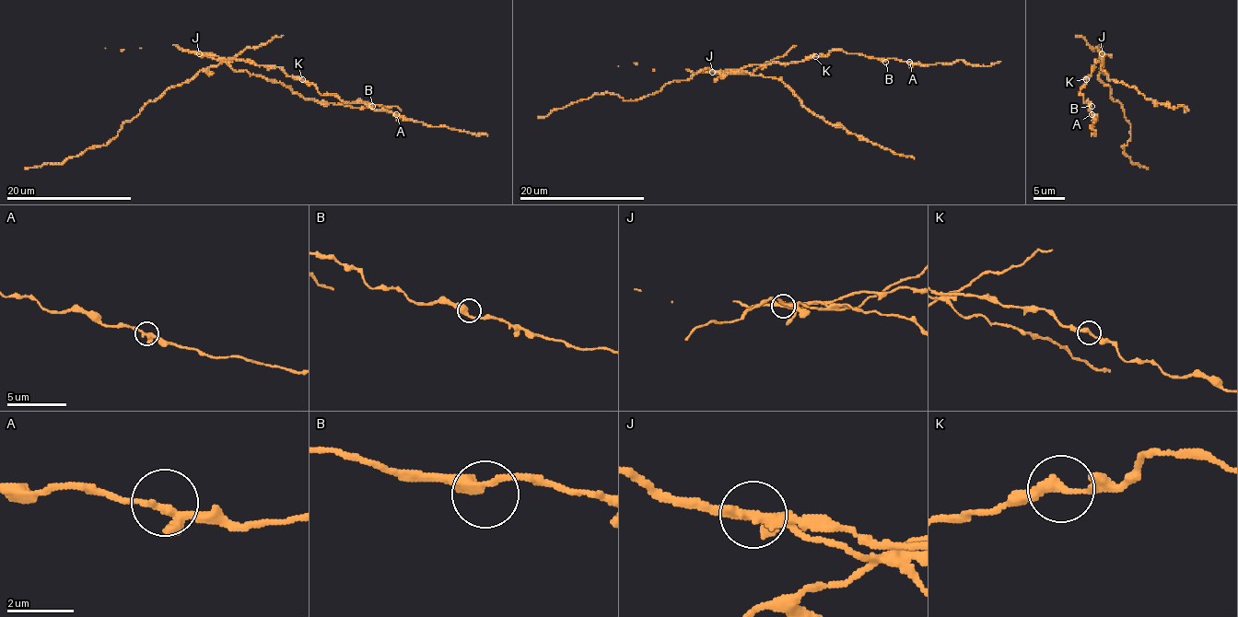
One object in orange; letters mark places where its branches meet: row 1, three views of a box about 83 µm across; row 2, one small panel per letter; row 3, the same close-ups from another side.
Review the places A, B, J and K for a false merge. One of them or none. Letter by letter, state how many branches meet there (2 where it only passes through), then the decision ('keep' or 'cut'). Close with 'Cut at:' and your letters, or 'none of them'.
A: 3 branches meet; keep
B: 2 branches meet; keep
J: 3 branches meet; cut
K: 2 branches meet; keep
Cut at: J

